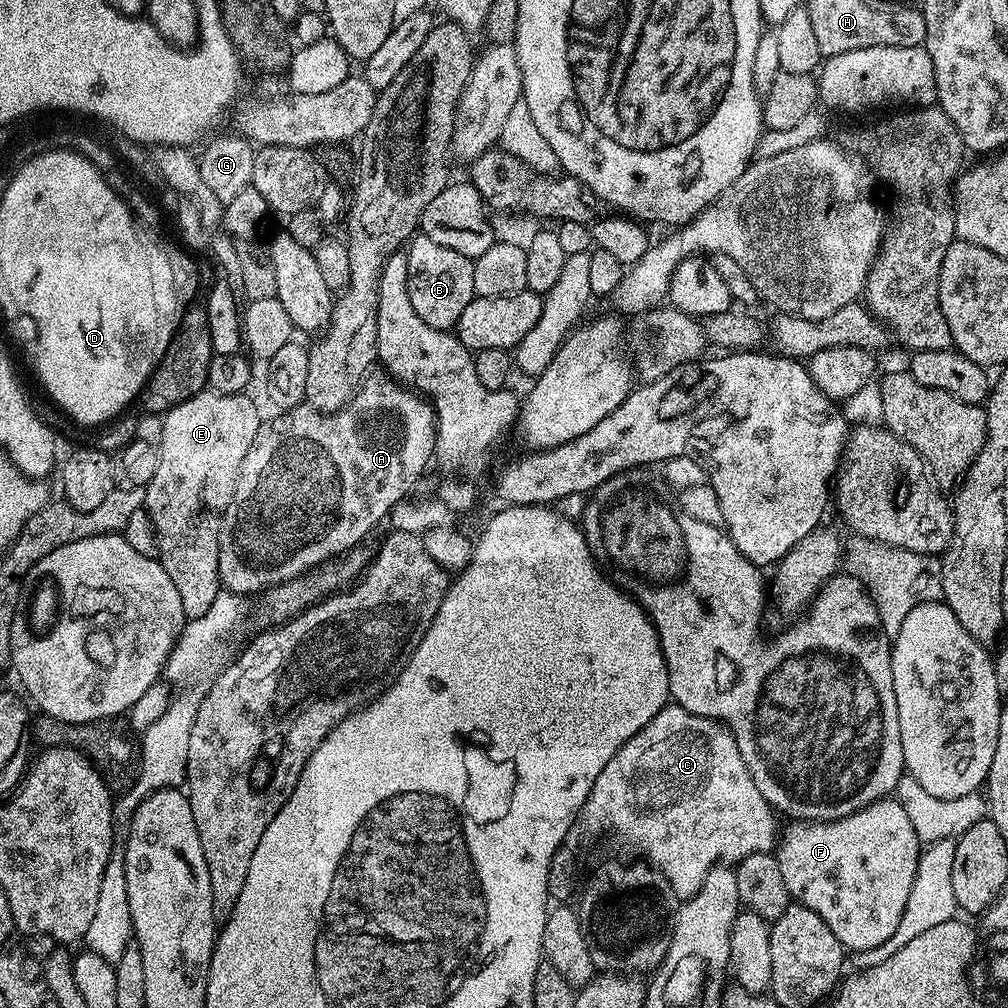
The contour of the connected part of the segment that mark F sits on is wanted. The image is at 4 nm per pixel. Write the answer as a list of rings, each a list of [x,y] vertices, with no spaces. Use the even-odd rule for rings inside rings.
[[[885,798],[875,800],[841,820],[792,822],[789,825],[785,832],[783,829],[774,849],[789,897],[814,910],[849,953],[882,946],[882,942],[898,930],[898,922],[902,922],[902,910],[906,910],[906,902],[910,902],[910,890],[922,863],[922,841],[903,806],[896,798]]]

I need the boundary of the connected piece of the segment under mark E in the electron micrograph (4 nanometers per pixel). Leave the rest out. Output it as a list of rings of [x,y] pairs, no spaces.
[[[205,390],[163,413],[158,470],[144,489],[144,508],[154,522],[160,565],[166,570],[166,574],[170,574],[170,582],[174,582],[178,590],[182,610],[189,620],[198,618],[198,614],[206,614],[206,610],[210,610],[214,598],[218,598],[222,590],[218,574],[218,538],[222,518],[234,498],[234,490],[238,486],[238,470],[262,423],[260,412],[250,397],[251,395],[242,392],[218,394]]]

